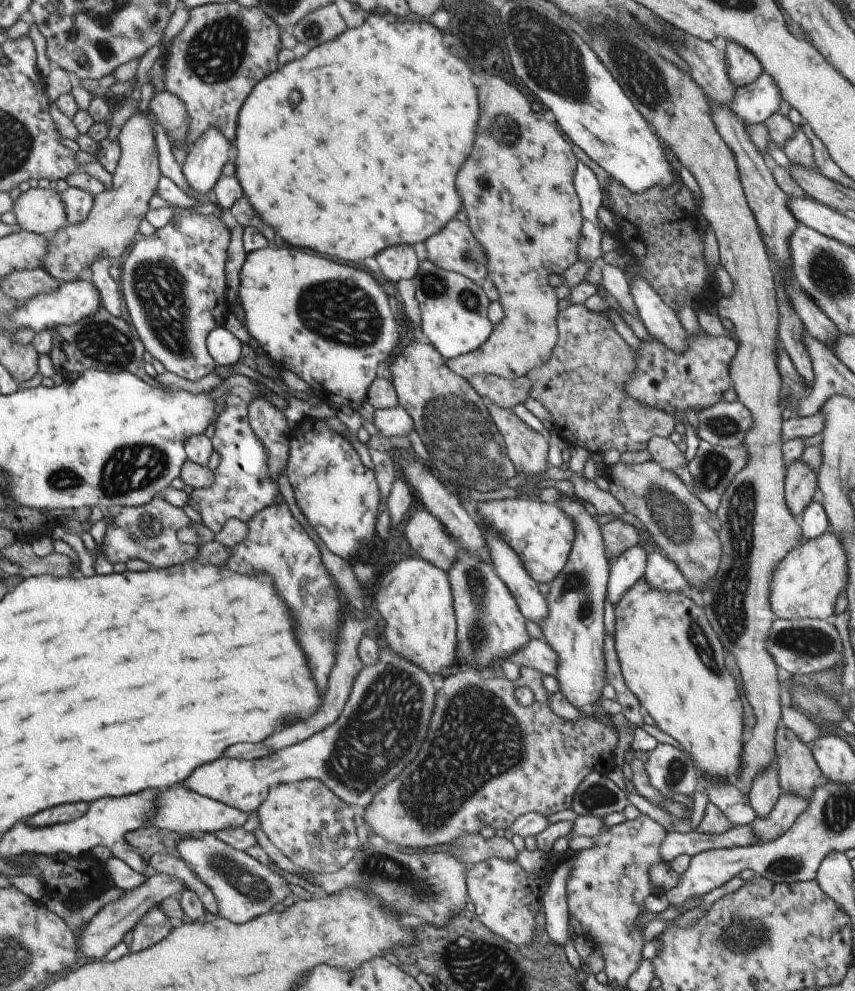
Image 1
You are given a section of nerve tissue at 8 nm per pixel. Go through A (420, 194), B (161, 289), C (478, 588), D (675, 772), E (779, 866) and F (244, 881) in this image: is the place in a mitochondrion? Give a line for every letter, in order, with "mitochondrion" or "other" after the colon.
A: other
B: mitochondrion
C: mitochondrion
D: mitochondrion
E: mitochondrion
F: mitochondrion

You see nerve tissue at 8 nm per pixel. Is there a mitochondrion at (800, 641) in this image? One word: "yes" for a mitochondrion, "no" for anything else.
yes

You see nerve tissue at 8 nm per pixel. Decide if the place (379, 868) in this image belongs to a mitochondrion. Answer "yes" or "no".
yes

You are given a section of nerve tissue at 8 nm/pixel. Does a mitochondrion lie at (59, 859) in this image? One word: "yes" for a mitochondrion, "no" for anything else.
no

